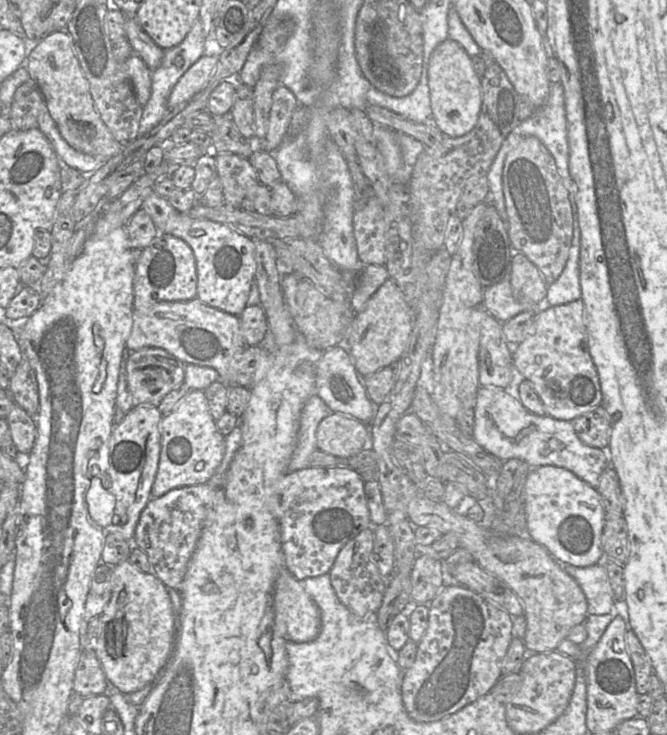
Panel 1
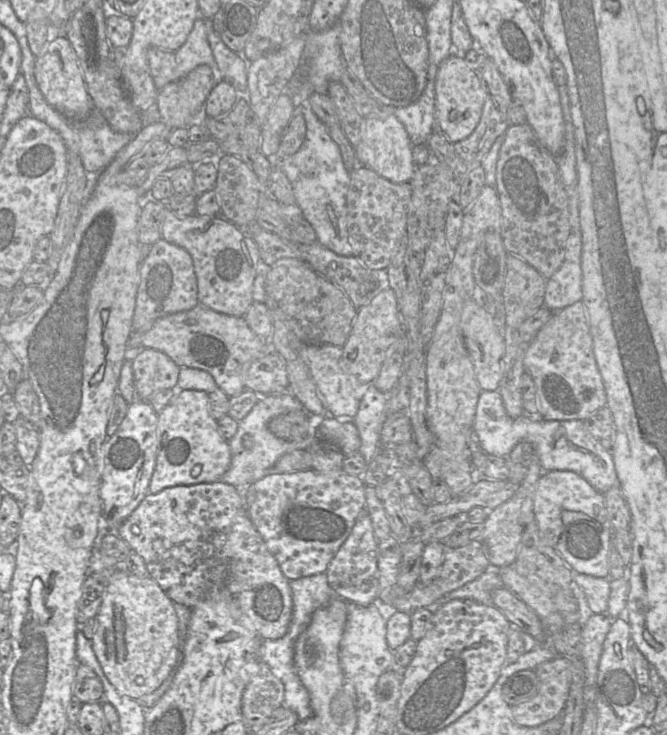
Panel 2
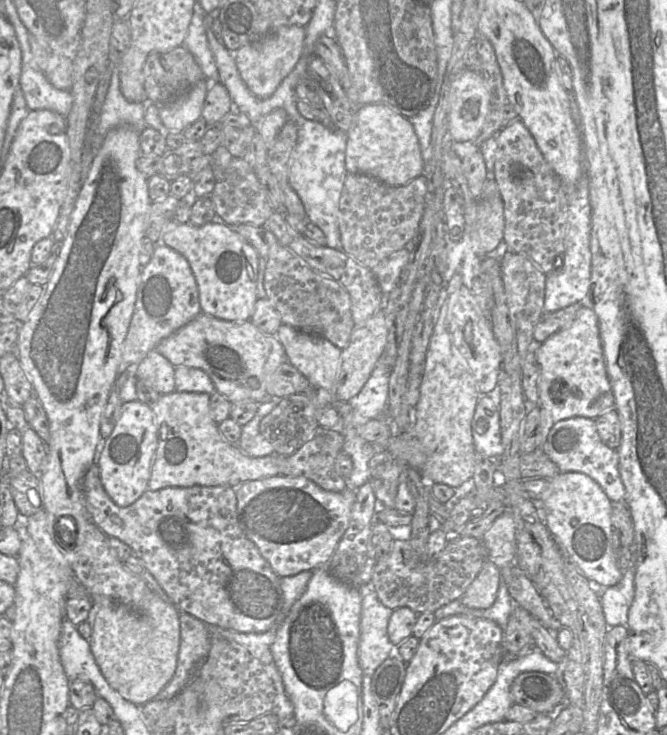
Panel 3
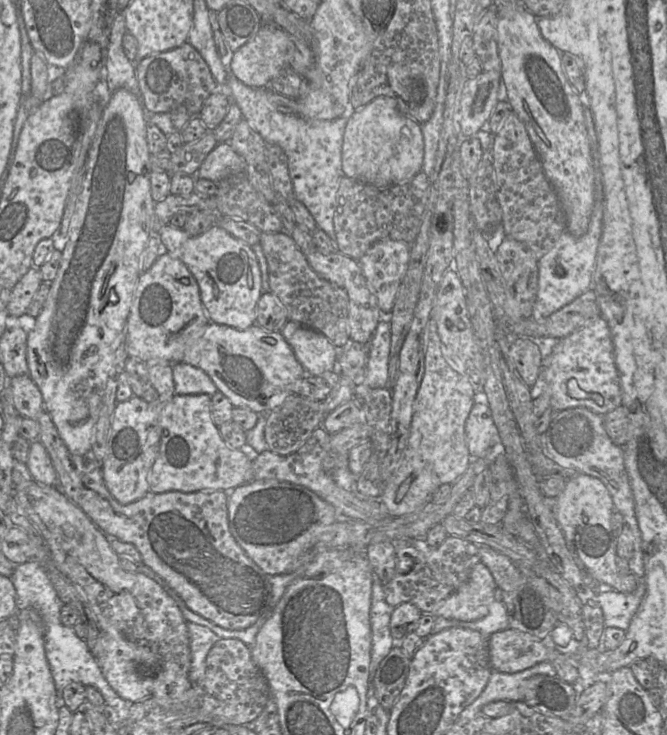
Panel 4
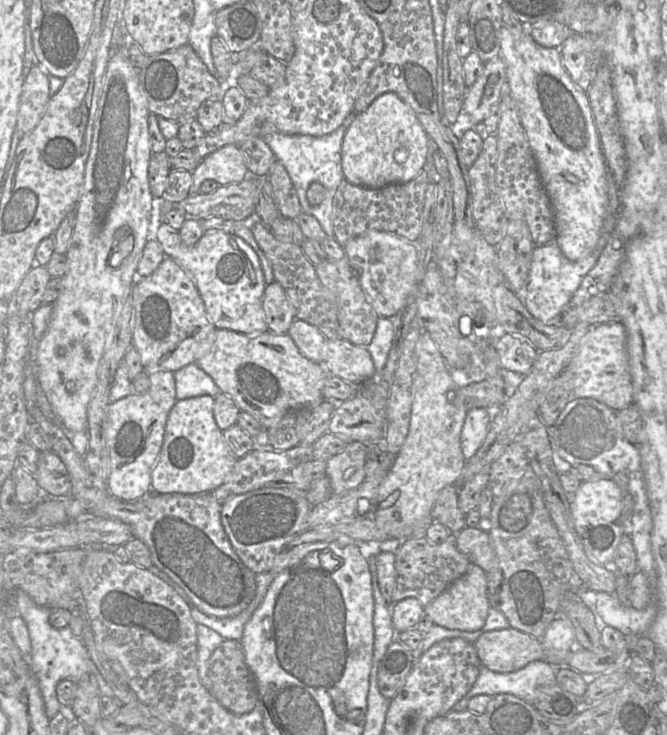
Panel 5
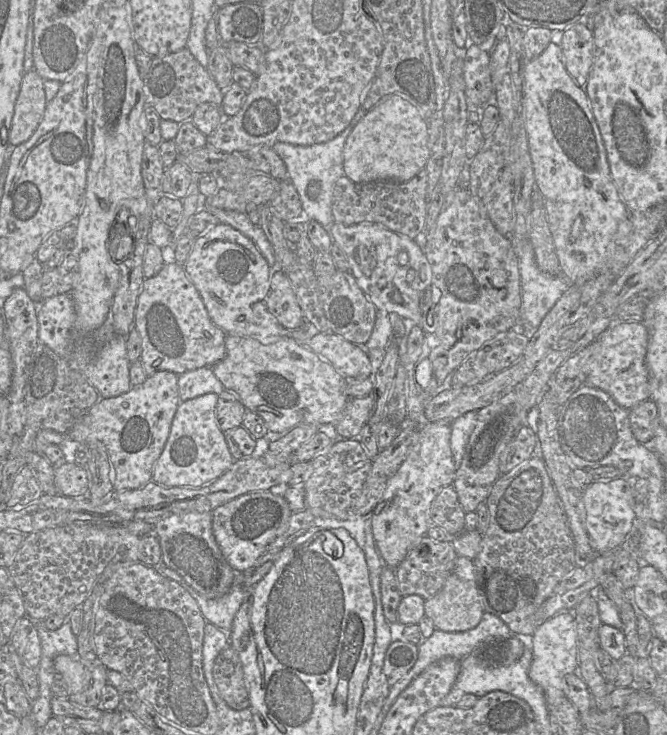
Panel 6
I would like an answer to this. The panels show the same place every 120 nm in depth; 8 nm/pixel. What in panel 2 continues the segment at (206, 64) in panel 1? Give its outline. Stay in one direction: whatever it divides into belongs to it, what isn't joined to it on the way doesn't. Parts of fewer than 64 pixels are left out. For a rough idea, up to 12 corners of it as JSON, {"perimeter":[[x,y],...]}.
{"perimeter":[[203,64],[165,85],[156,100],[171,129],[202,123],[219,79]]}

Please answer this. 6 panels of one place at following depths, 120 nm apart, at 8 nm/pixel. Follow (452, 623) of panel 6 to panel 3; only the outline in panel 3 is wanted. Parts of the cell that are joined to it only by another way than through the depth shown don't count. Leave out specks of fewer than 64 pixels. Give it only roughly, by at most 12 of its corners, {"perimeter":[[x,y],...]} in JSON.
{"perimeter":[[486,560],[460,601],[488,609],[496,600],[500,569]]}

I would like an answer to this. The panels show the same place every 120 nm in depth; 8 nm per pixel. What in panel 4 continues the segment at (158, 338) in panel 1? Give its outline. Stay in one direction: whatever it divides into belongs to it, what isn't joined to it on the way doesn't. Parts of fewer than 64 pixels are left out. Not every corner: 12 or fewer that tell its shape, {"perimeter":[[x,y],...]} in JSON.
{"perimeter":[[209,322],[181,362],[269,413],[307,374],[281,332]]}

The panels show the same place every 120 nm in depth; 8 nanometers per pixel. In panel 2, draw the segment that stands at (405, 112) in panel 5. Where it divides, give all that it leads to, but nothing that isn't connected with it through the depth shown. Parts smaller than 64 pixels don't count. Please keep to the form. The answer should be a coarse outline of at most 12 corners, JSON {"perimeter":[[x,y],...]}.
{"perimeter":[[392,113],[363,119],[359,165],[409,182],[413,144]]}

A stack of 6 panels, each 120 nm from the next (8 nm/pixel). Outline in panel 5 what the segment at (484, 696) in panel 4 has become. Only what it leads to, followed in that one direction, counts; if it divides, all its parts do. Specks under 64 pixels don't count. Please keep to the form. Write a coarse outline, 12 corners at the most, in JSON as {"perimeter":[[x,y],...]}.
{"perimeter":[[536,660],[511,673],[481,665],[473,687],[477,695],[513,694],[533,705],[540,687],[556,684],[556,668]]}

